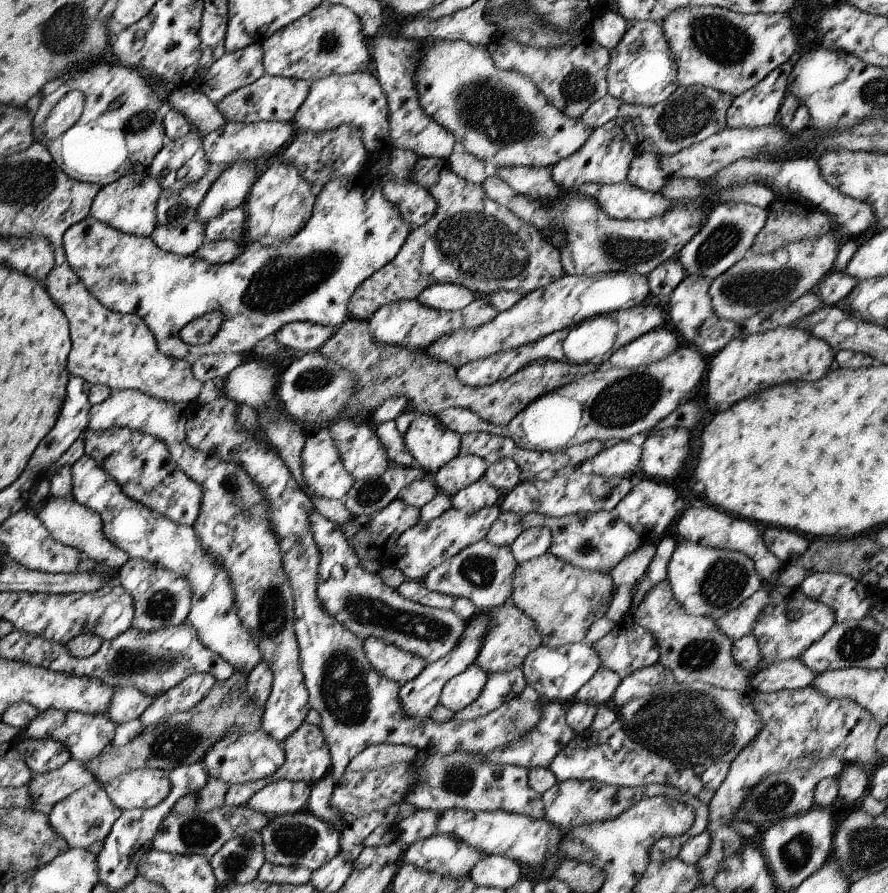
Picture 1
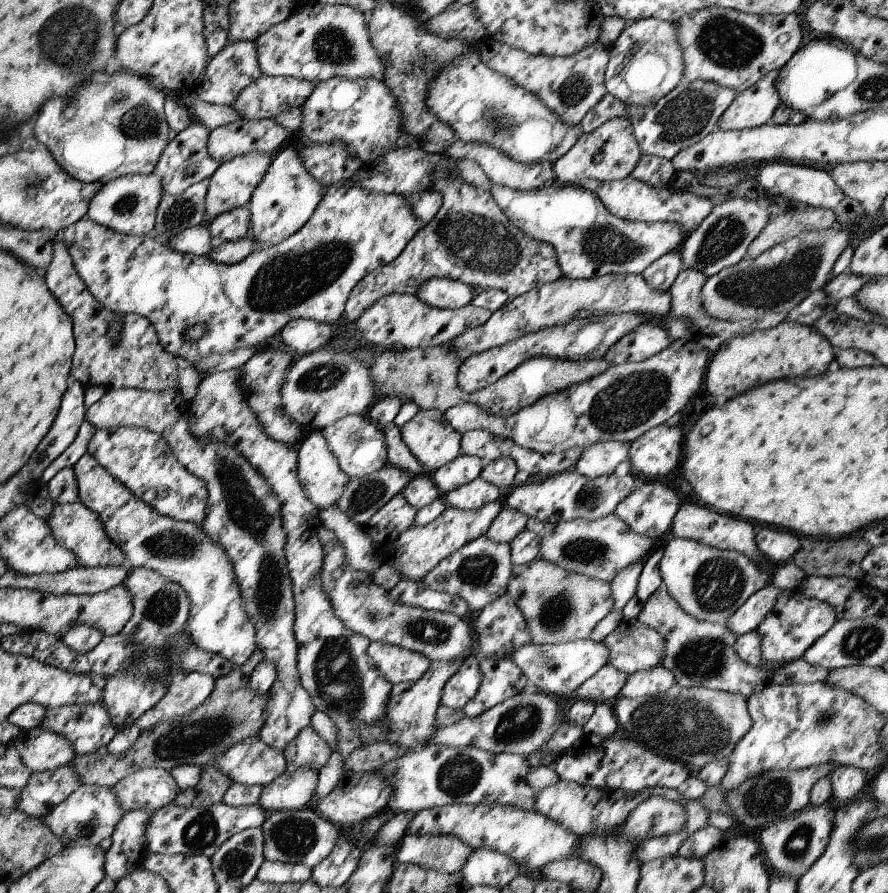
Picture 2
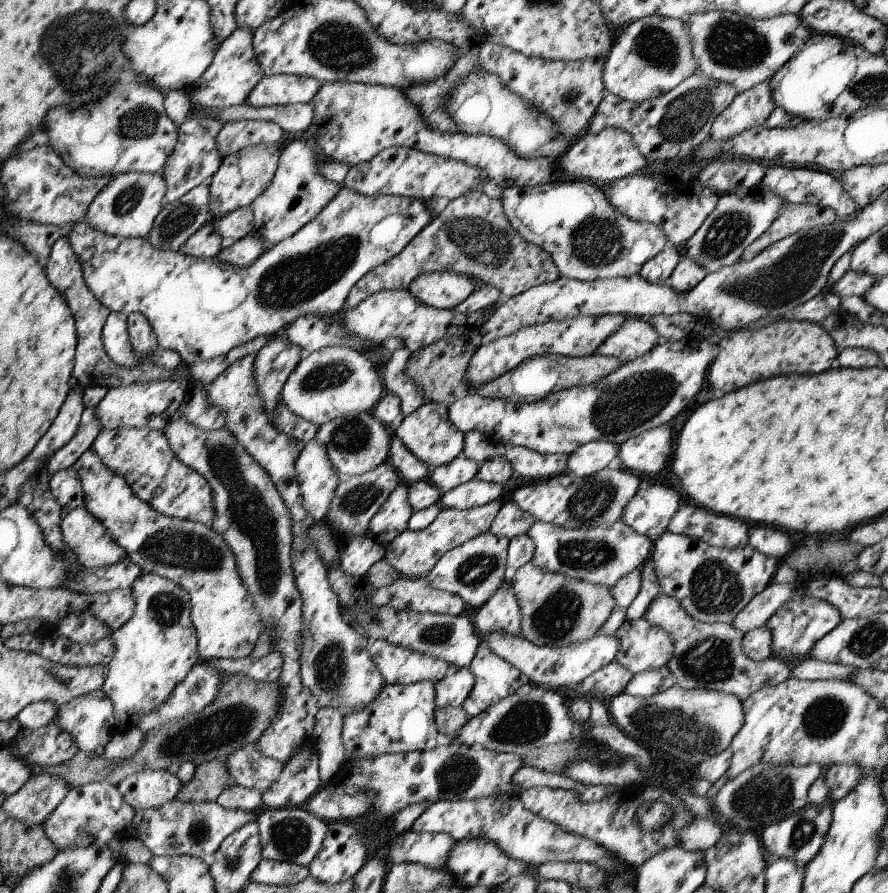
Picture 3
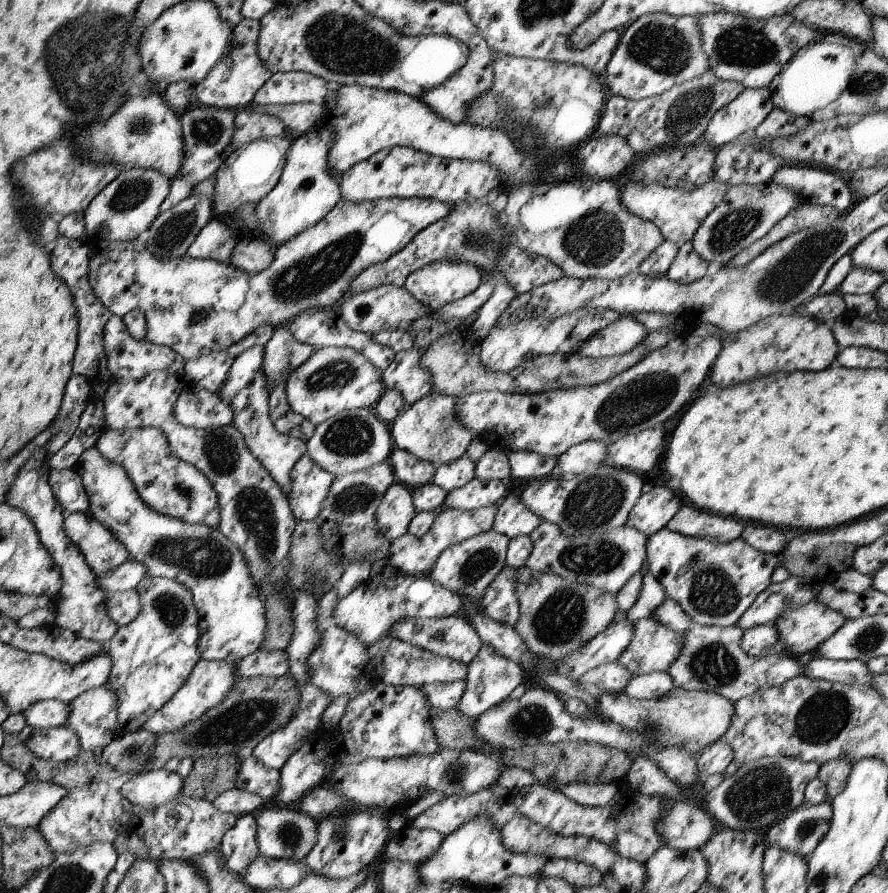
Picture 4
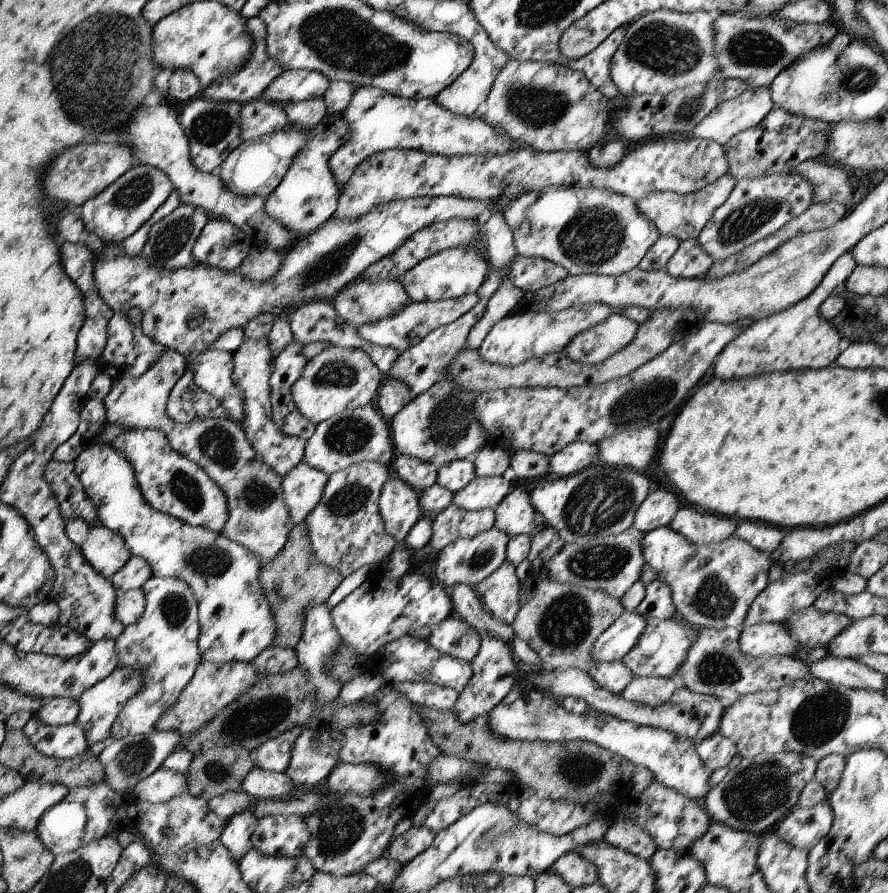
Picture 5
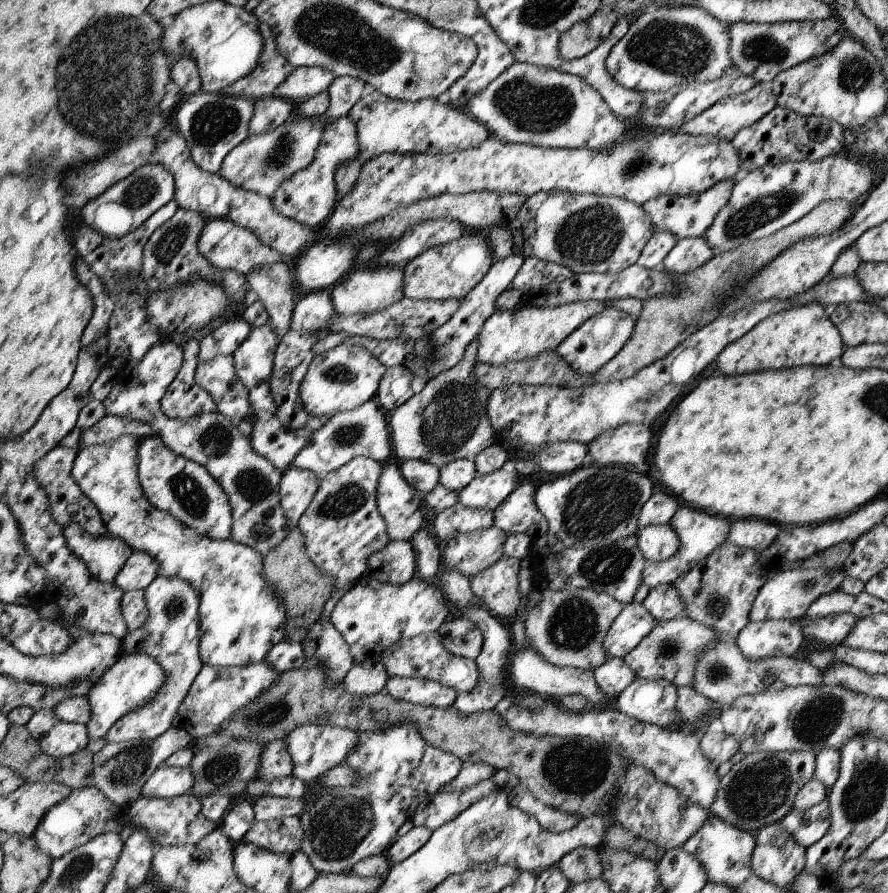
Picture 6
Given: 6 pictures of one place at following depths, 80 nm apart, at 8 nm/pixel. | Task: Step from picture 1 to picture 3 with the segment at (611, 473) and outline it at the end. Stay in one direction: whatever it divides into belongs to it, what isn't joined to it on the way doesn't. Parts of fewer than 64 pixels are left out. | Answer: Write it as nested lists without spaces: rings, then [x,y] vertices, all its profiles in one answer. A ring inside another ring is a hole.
[[[590,441],[583,444],[568,455],[567,473],[585,477],[615,465],[618,462],[620,447],[612,441]]]

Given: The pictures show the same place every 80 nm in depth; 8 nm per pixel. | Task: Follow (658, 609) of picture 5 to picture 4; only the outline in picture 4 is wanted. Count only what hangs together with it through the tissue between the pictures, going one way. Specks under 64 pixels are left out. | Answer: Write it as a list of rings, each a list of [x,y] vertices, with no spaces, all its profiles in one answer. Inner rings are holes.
[[[644,569],[640,596],[628,610],[627,618],[632,622],[648,618],[666,599],[666,591],[660,581],[650,571]]]

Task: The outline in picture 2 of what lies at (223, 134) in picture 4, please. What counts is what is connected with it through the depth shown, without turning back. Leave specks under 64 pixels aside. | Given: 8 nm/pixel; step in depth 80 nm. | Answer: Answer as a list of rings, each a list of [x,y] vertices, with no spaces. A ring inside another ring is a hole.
[[[193,121],[182,132],[174,134],[164,147],[158,162],[153,168],[153,173],[162,178],[163,192],[166,195],[176,196],[193,184],[210,178],[220,166],[220,163],[211,157],[207,149],[209,131],[205,125]]]

